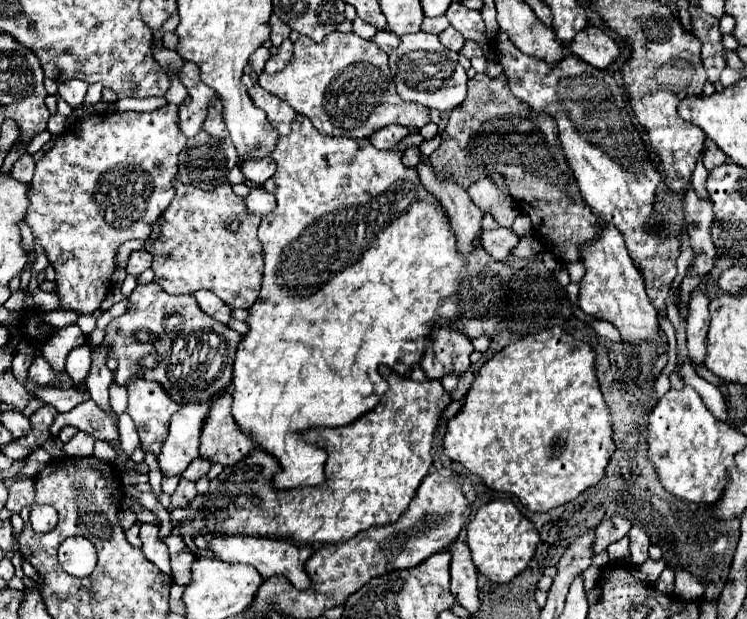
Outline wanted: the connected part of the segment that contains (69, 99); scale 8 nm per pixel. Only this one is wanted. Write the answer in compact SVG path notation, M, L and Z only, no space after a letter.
M72 79L72 81L64 81L60 87L58 87L58 95L72 107L78 107L82 105L84 97L86 97L86 89L88 85L80 79Z

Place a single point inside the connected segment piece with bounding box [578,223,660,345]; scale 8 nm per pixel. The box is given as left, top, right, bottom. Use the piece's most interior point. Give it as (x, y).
(613, 288)

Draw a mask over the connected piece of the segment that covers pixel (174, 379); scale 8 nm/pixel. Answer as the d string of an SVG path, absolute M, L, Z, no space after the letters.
M148 283L132 291L128 311L106 327L102 345L108 345L108 355L118 359L116 383L126 385L130 377L158 381L182 405L210 399L232 383L234 355L240 339L240 333L210 319L192 295L172 297L162 287Z

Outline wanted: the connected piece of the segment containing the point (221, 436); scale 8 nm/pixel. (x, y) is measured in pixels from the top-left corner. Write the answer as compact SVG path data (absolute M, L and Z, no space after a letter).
M232 393L222 395L210 409L210 415L202 427L200 455L222 467L232 467L254 449L254 441L238 429L230 413Z

